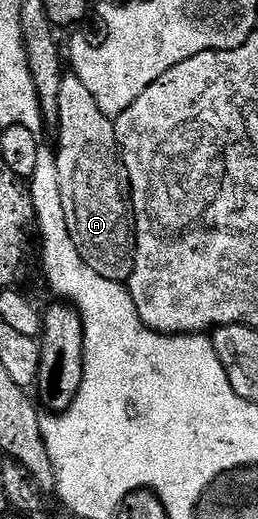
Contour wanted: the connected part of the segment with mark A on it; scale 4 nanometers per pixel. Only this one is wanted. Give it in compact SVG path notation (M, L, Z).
M72 73L63 74L60 85L58 130L58 168L60 197L64 200L64 221L72 233L80 257L100 277L126 283L134 268L134 209L130 205L130 182L122 153L118 149L115 120L100 113L84 81Z

